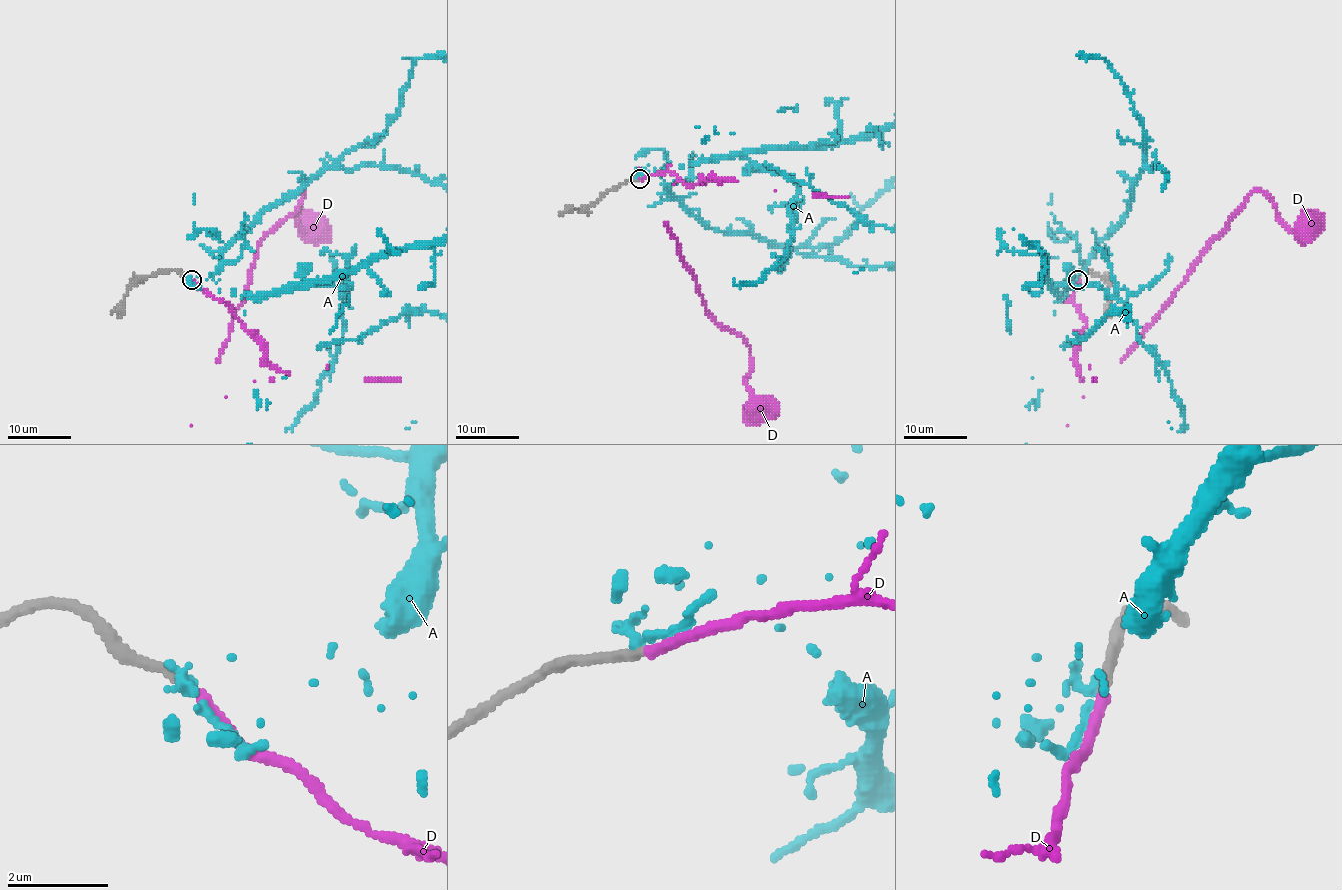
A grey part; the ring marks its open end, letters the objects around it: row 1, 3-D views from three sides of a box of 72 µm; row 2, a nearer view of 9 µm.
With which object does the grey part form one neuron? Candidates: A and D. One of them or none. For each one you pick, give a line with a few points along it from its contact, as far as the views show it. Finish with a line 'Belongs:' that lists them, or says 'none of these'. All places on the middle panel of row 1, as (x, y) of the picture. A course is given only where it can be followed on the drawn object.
D: course (639, 178), (671, 172), (690, 186), (669, 229), (704, 309), (744, 339), (744, 382), (763, 409)
Belongs: D

